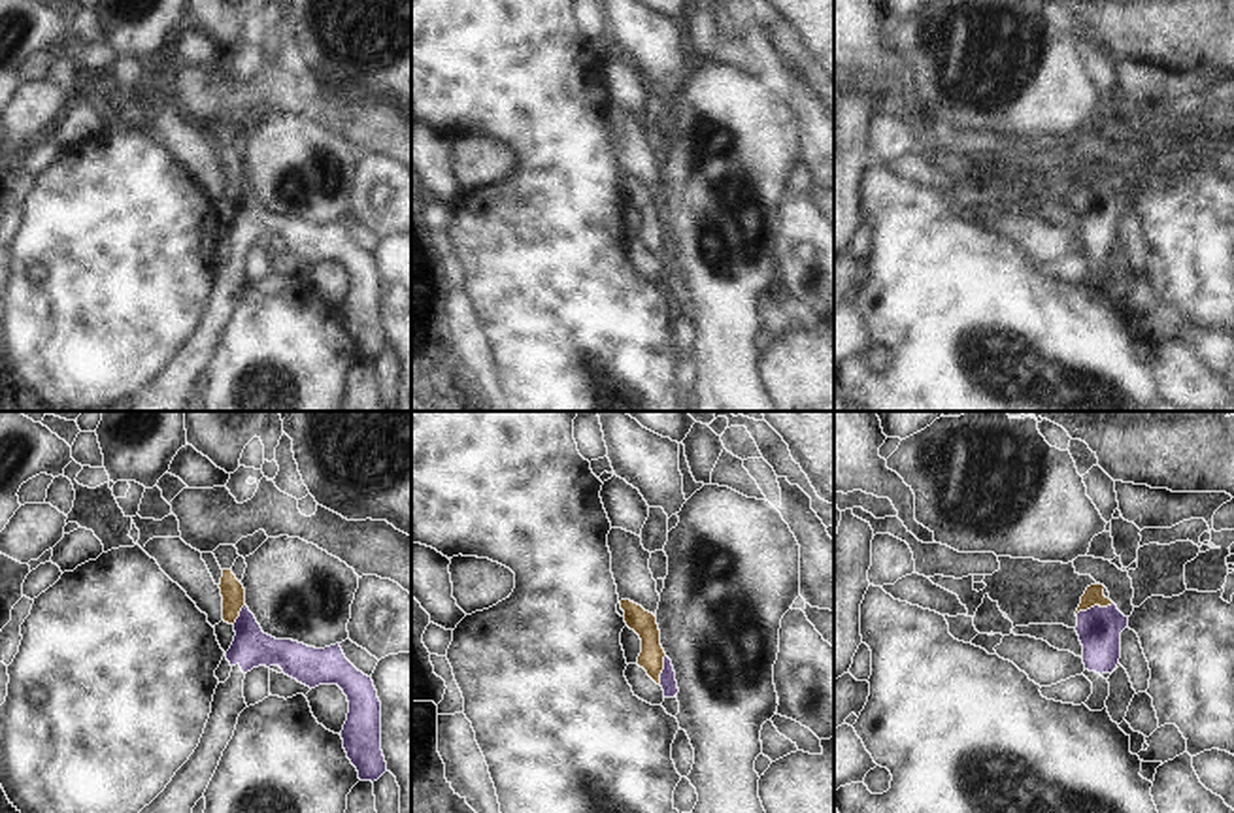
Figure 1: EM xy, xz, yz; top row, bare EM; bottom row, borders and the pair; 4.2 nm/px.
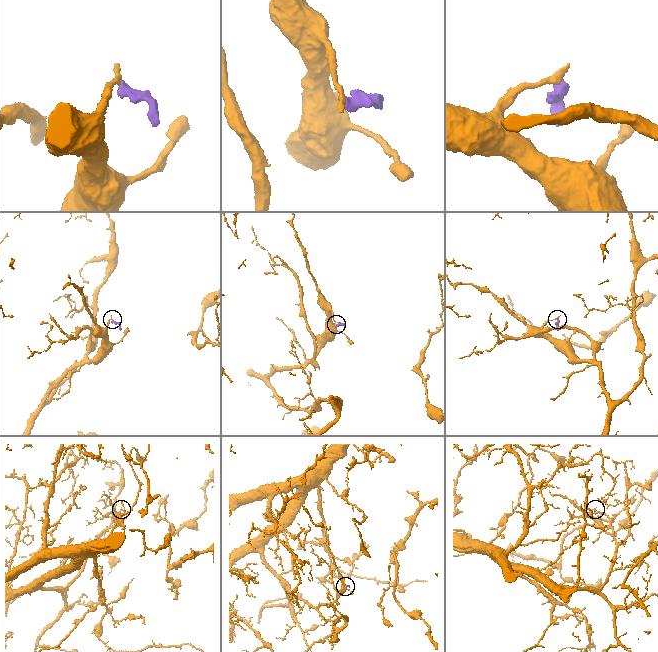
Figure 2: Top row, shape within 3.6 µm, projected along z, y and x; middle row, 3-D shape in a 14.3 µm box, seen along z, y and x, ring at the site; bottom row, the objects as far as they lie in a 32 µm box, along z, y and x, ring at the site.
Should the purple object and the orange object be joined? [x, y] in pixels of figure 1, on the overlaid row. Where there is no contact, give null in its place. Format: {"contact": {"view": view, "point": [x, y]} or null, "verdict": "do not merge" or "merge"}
{"contact": {"view": "yz", "point": [1095, 606]}, "verdict": "do not merge"}

